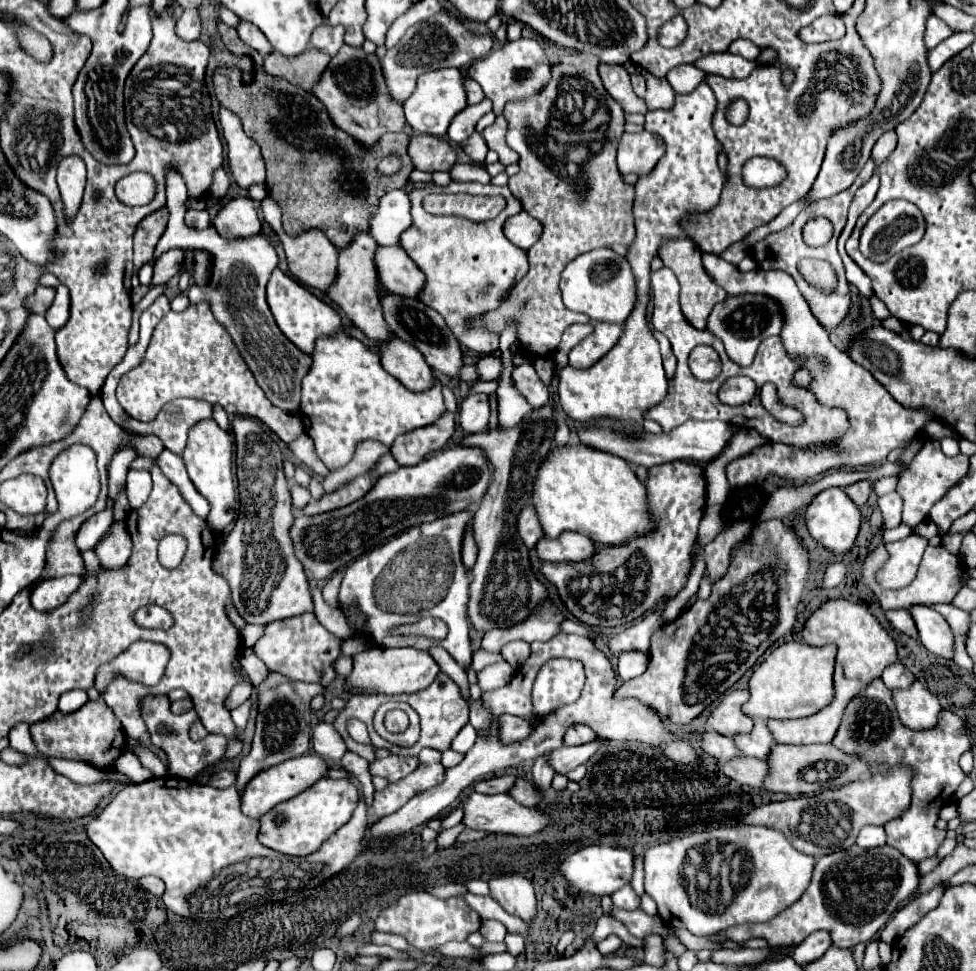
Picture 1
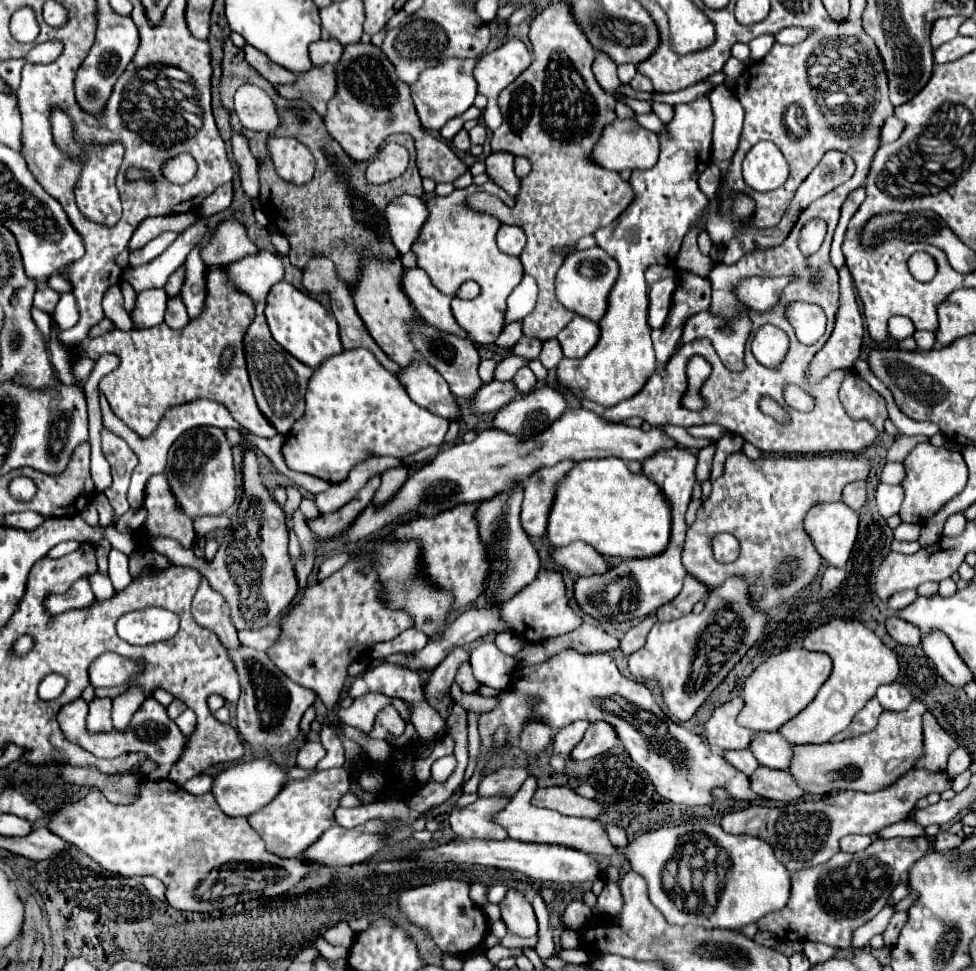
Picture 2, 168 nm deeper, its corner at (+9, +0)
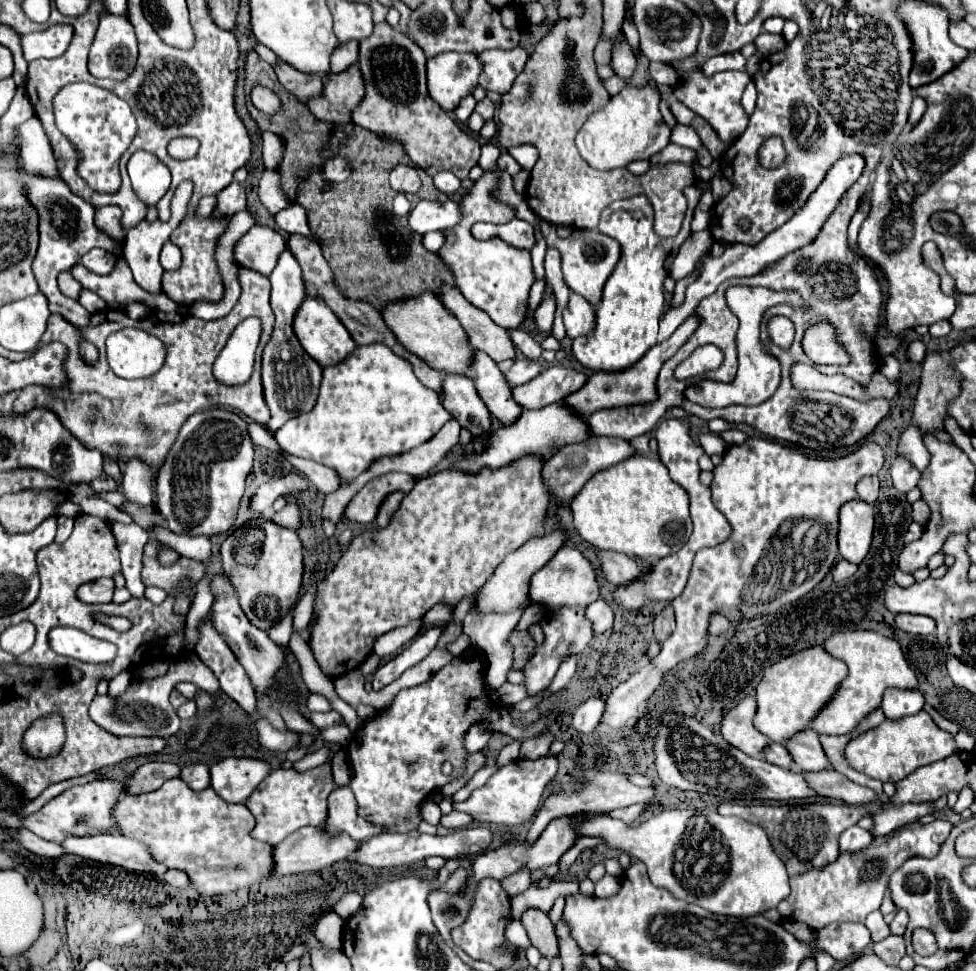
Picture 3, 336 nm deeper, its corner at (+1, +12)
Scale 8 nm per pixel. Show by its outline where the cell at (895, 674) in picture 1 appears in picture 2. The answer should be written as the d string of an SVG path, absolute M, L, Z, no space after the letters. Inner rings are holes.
M895 682L895 684L887 684L887 686L879 688L877 690L877 700L883 706L883 710L903 712L913 702L913 696L911 696L911 692L905 686Z

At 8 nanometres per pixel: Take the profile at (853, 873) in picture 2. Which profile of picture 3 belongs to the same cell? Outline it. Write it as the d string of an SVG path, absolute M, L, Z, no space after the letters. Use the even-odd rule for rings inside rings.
M935 820L931 824L913 822L899 830L879 836L869 848L859 852L843 852L833 864L825 868L811 868L791 878L791 894L777 906L781 916L791 922L803 922L813 930L821 930L833 922L865 922L867 914L881 906L889 876L911 856L931 858L947 840L953 824Z

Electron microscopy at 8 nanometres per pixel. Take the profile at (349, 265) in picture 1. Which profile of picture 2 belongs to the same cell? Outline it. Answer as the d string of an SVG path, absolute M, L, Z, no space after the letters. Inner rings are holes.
M363 260L363 270L359 274L359 282L357 288L353 290L353 302L355 308L359 312L359 316L363 318L369 334L373 336L373 340L381 346L381 350L399 366L407 366L417 358L417 350L413 340L409 340L409 324L413 324L413 320L423 320L417 310L413 308L411 300L405 296L403 288L401 288L401 278L403 278L403 266L401 260Z

